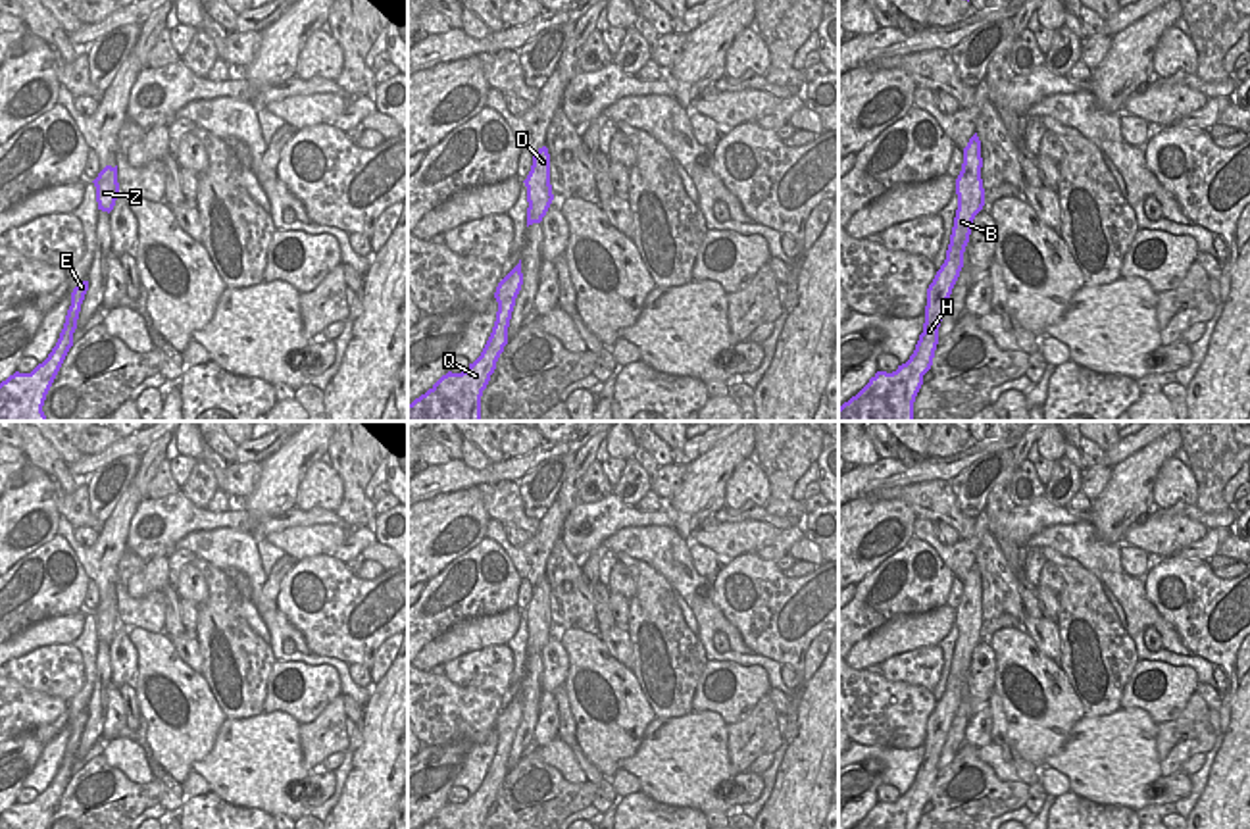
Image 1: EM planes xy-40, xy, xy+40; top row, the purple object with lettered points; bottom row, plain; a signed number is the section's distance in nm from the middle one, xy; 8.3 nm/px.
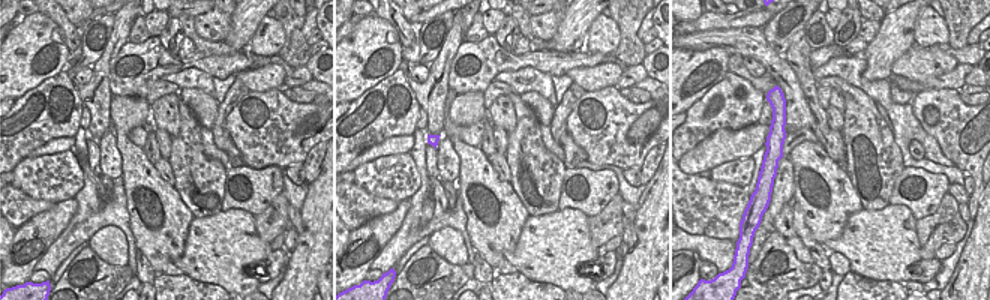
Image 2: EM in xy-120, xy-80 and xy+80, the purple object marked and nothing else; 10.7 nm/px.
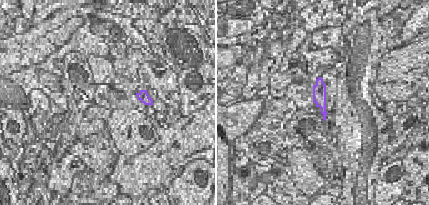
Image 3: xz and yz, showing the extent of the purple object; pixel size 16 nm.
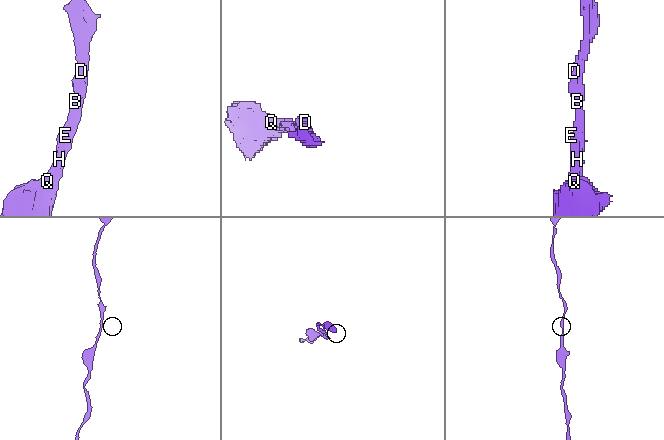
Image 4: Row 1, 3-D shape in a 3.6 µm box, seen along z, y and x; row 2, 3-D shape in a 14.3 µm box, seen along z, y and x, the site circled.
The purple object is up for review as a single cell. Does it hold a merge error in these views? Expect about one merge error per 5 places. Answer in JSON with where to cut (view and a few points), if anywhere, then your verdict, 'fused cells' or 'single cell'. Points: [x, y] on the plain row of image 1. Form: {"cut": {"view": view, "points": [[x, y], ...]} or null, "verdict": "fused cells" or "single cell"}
{"cut": null, "verdict": "single cell"}

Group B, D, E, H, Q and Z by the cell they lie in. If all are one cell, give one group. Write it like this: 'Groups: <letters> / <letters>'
Groups: B D E H Q Z

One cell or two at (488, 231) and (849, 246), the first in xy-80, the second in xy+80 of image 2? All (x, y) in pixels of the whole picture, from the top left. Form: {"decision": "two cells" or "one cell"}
{"decision": "two cells"}

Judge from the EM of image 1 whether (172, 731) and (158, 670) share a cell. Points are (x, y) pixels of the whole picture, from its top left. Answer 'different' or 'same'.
same

